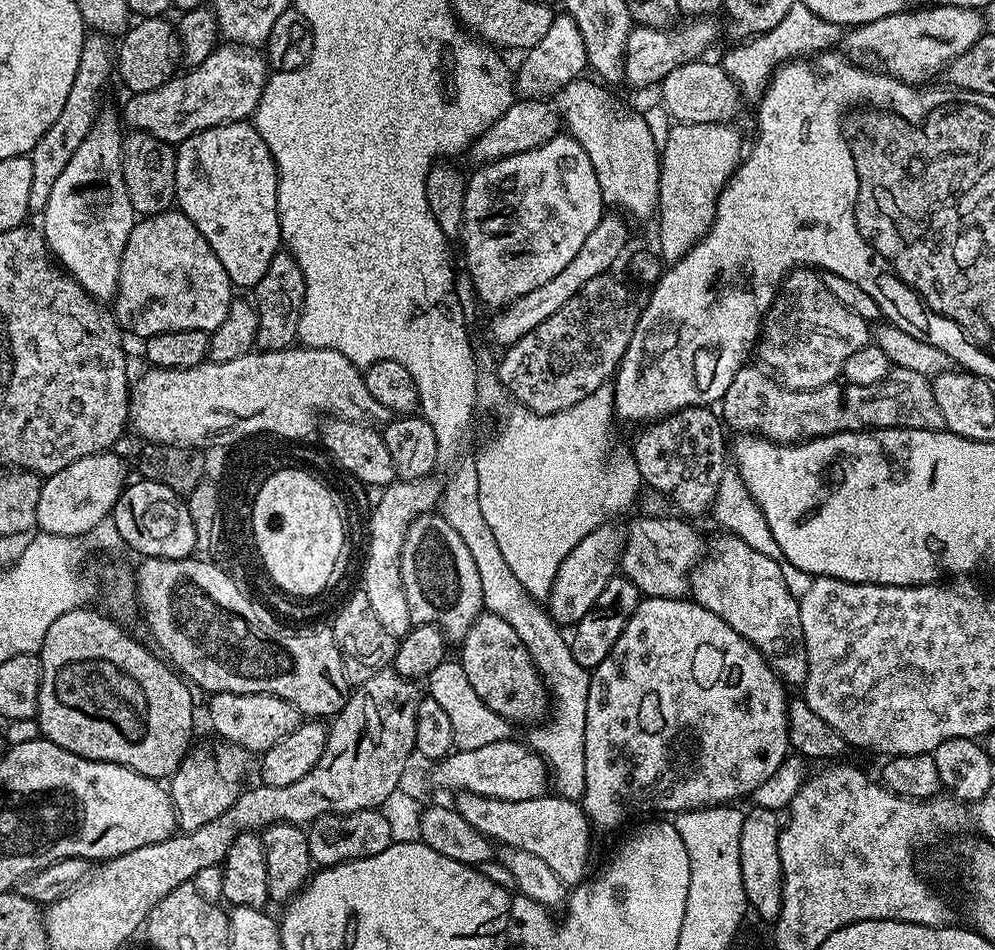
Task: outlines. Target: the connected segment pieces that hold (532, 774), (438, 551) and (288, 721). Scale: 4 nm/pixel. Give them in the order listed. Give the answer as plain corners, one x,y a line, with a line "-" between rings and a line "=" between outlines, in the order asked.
509,738
502,742
490,742
490,746
478,746
478,750
456,750
451,756
437,760
431,765
432,780
440,788
445,788
449,794
457,792
473,792
479,796
489,796
499,800
525,800
526,798
538,798
545,795
550,788
550,773
548,765
538,753
532,751
527,743
520,744
515,738
=
425,514
414,518
406,534
406,542
402,546
400,573
402,586
406,590
406,606
410,606
413,625
434,624
444,631
445,636
460,642
470,630
472,623
480,617
481,612
485,611
478,566
474,566
474,558
470,558
470,550
466,550
466,542
458,538
458,533
450,527
450,522
446,522
439,514
=
213,692
208,699
208,720
212,723
212,728
229,745
243,748
249,754
262,754
274,746
274,742
282,742
286,734
290,734
300,723
302,717
290,702
286,702
277,696
270,694
234,694
233,692

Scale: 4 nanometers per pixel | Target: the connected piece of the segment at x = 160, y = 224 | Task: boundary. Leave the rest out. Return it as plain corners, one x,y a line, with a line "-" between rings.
167,210
137,219
130,230
130,238
126,238
126,250
122,250
114,297
116,322
125,333
133,332
139,338
174,330
202,330
210,334
226,322
233,299
234,285
222,262
218,262
218,254
214,254
210,242
202,238
198,226
194,226
183,212

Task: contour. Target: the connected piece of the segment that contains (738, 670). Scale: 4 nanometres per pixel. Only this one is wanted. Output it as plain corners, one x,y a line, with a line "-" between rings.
650,596
641,599
638,610
634,610
634,614
630,614
630,622
626,622
626,630
622,630
618,642
614,642
610,654
606,654
606,658
602,658
599,666
591,669
590,672
590,690
586,698
586,746
584,747
584,757
586,758
586,790
582,797
582,807
588,814
591,827
593,829
601,828
602,831
608,832
611,828
618,827
627,816
632,816
635,812
656,812
652,814
668,814
664,812
669,812
669,814
675,814
677,812
690,812
694,808
724,806
729,802
736,802
739,796
744,796
744,798
751,797
752,792
758,790
758,786
762,786
762,782
766,782
766,778
770,778
770,774
774,774
774,770
778,770
778,766
782,766
782,762
788,759
790,755
790,745
788,742
788,701
790,696
789,693
786,694
784,691
786,691
784,681
768,665
764,655
746,638
742,638
742,634
738,634
738,630
726,626
726,622
722,622
722,618
718,618
718,614
710,614
710,610
706,610
701,604
697,604
691,598
675,600
674,598

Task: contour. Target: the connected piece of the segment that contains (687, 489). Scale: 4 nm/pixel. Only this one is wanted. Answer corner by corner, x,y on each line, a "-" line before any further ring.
711,407
684,408
661,420
653,420
641,427
636,436
636,445
630,455
640,471
641,481
656,492
672,499
677,513
685,517
700,516
711,509
716,501
720,479
726,475
725,425
721,417
712,413

